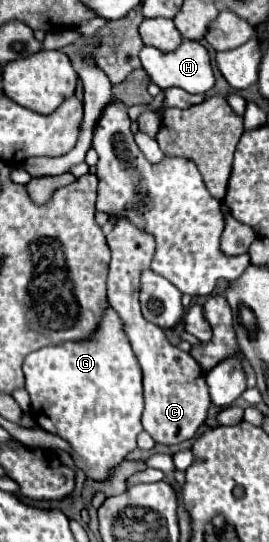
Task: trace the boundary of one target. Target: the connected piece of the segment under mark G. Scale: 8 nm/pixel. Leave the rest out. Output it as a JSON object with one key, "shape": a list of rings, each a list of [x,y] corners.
{"shape":[[[107,304],[99,328],[85,340],[63,342],[57,346],[45,346],[31,352],[23,362],[25,390],[31,396],[31,414],[43,430],[61,436],[71,444],[69,456],[73,464],[85,472],[87,480],[105,482],[111,478],[113,470],[137,448],[137,434],[143,430],[143,390],[141,390],[141,368],[129,346],[129,338],[123,330],[119,314]]]}

